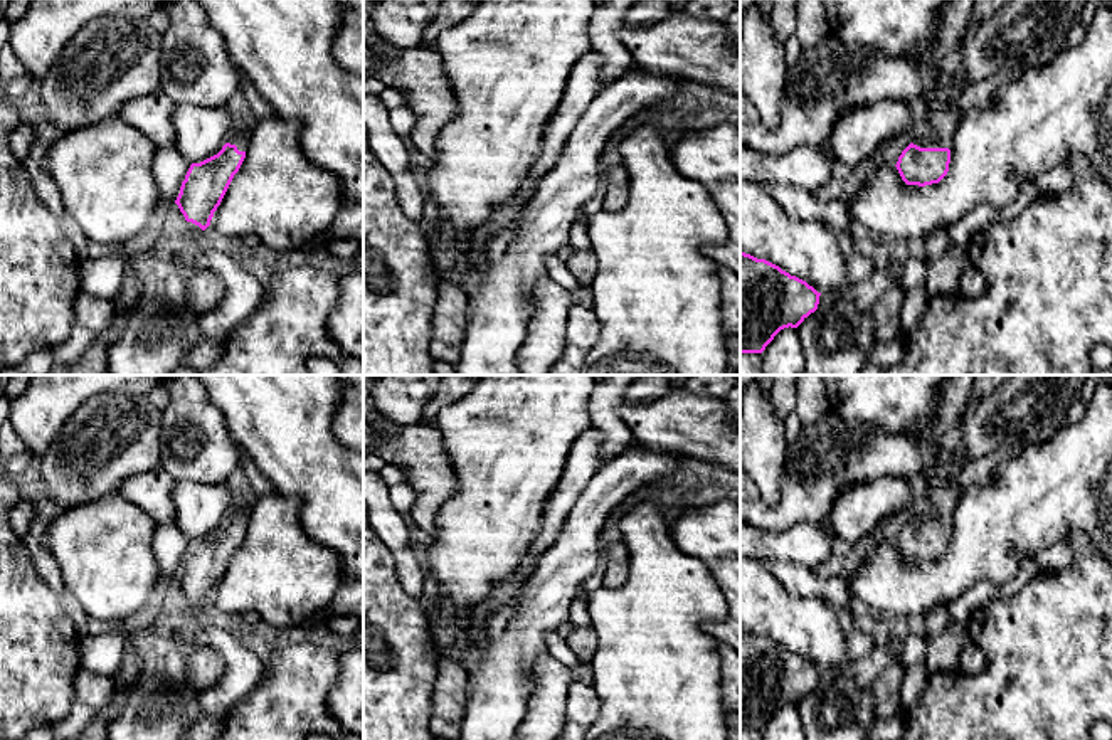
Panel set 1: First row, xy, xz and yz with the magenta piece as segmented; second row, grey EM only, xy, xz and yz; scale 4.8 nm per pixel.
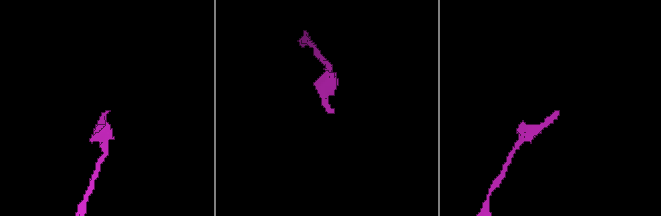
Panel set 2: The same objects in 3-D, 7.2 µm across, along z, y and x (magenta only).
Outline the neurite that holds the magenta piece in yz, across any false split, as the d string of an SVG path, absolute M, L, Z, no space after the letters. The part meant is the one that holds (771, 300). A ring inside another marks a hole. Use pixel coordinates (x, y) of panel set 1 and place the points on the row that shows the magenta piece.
M740 251L740 353L762 353L784 328L797 328L818 309L819 296L806 281Z

